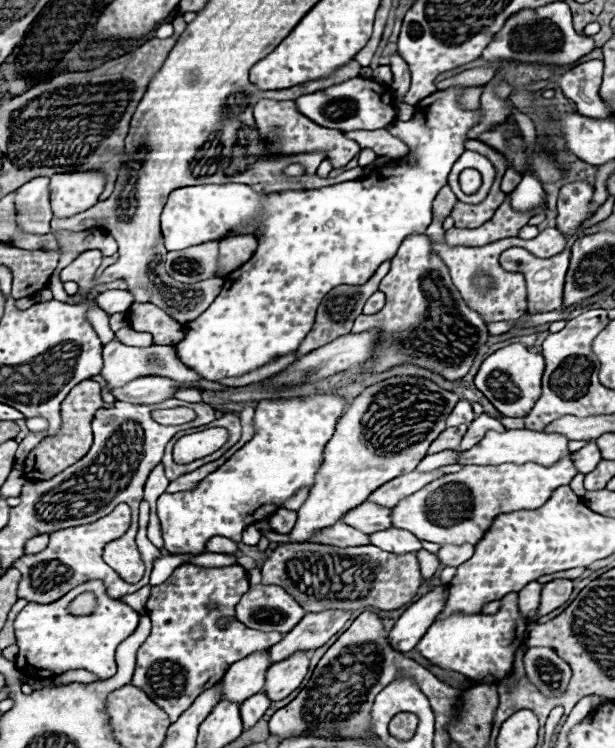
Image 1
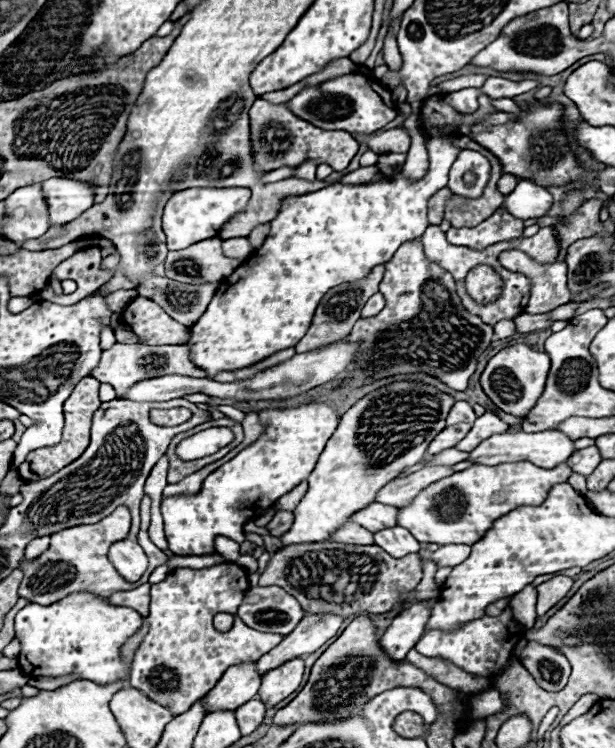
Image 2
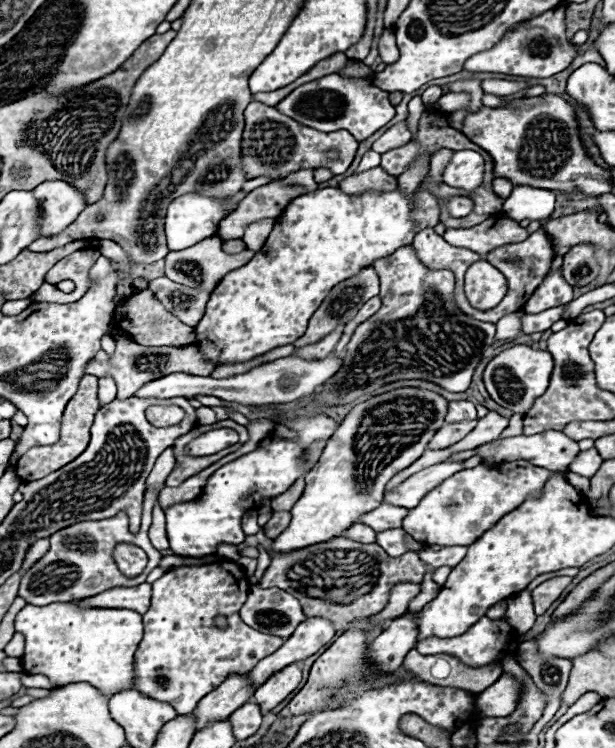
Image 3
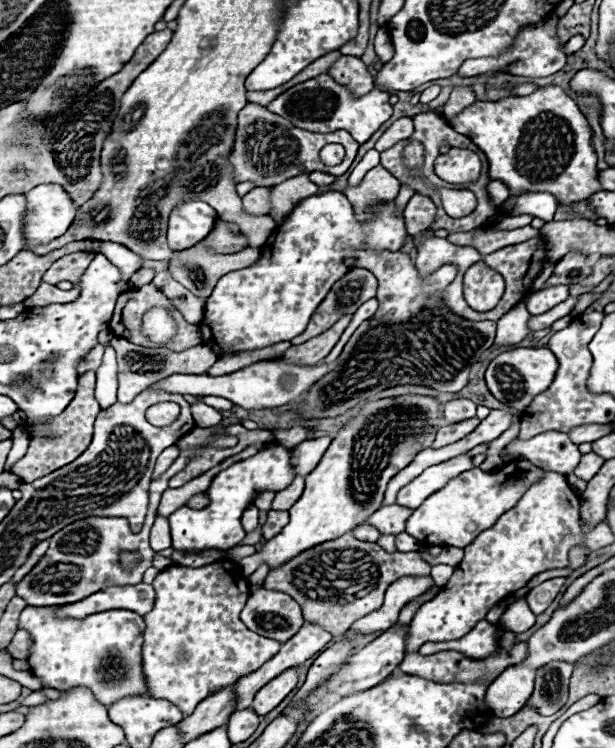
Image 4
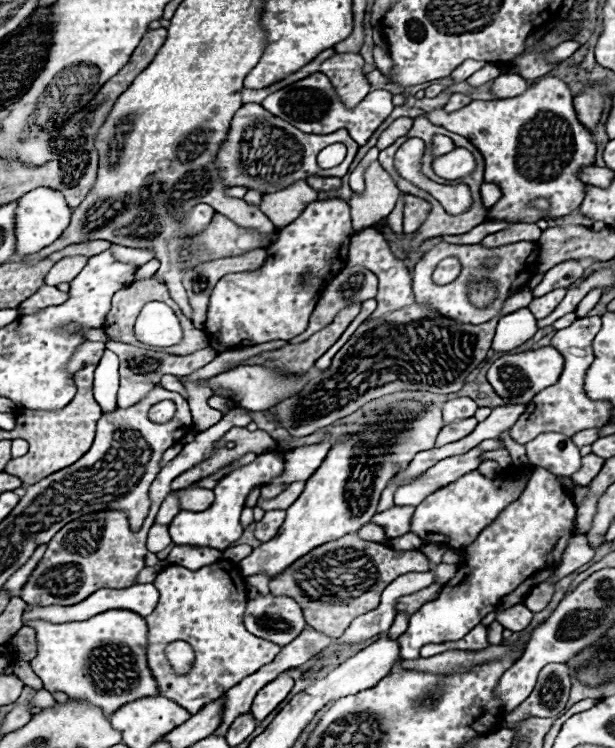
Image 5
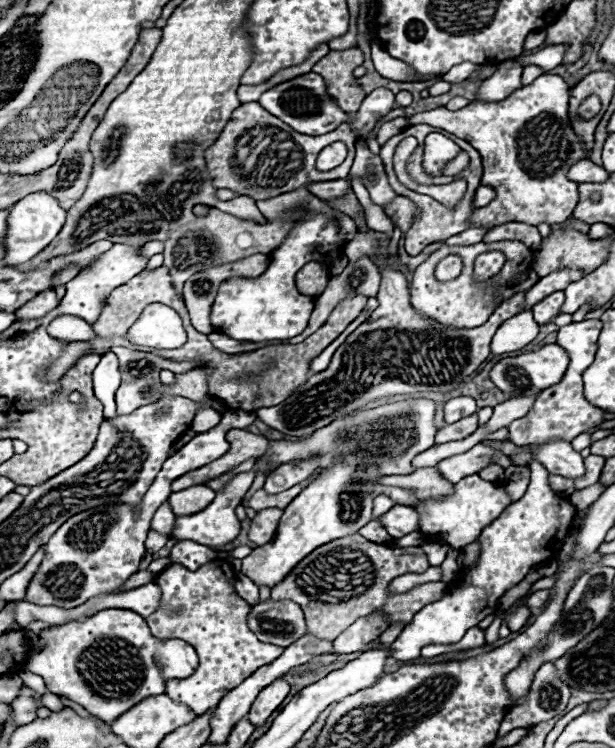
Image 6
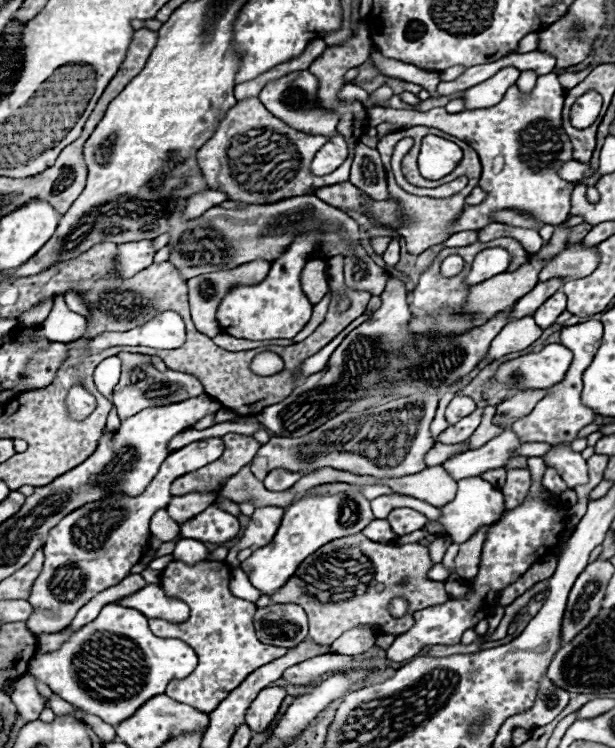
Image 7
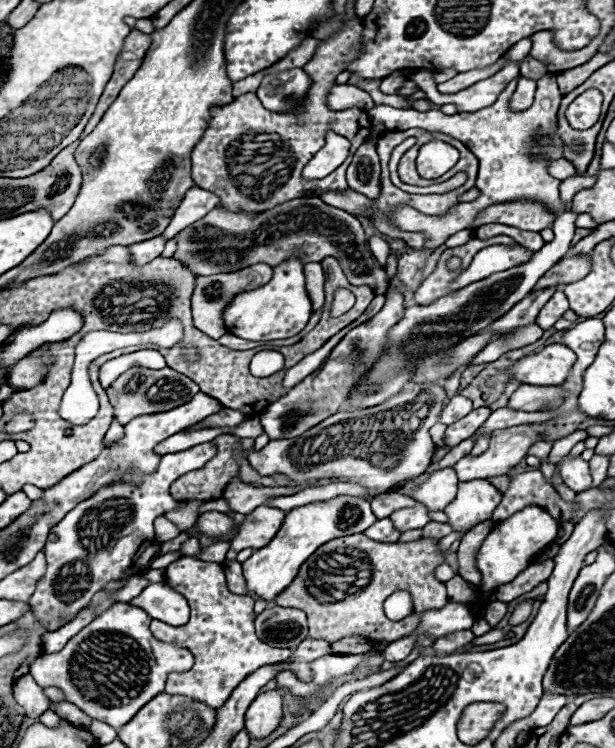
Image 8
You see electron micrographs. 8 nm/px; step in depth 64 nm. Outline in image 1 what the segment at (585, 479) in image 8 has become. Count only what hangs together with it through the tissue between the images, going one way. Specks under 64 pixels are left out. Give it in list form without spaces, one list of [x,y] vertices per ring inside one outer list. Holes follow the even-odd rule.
[[[506,430],[506,432],[488,432],[482,442],[472,446],[466,452],[460,452],[458,464],[476,464],[476,466],[498,466],[498,464],[526,464],[534,462],[540,466],[552,466],[556,460],[562,460],[564,456],[570,456],[568,450],[568,438],[560,436],[556,432],[534,432],[534,430]]]

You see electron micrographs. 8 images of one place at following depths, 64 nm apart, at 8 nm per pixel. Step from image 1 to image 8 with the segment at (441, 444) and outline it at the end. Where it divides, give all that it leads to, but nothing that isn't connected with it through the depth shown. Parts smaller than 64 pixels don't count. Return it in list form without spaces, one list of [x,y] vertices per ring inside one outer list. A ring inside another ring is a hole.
[[[482,406],[482,408],[476,408],[476,410],[472,410],[468,416],[464,416],[462,420],[458,420],[458,422],[454,422],[454,424],[450,424],[448,426],[448,430],[446,430],[446,434],[444,434],[444,442],[446,442],[446,446],[458,446],[462,440],[466,440],[466,438],[470,438],[484,422],[486,422],[486,418],[490,416],[490,408],[488,406]]]

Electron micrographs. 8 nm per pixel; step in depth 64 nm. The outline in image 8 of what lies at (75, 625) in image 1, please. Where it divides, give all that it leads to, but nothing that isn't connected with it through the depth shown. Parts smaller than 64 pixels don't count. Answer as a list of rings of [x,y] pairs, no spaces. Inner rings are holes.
[[[116,602],[72,636],[60,652],[40,656],[30,666],[30,674],[42,688],[60,688],[68,702],[76,704],[94,720],[106,722],[118,730],[128,724],[148,700],[164,692],[170,672],[190,668],[190,652],[174,644],[158,642],[148,630],[150,620],[152,618],[142,608]]]

